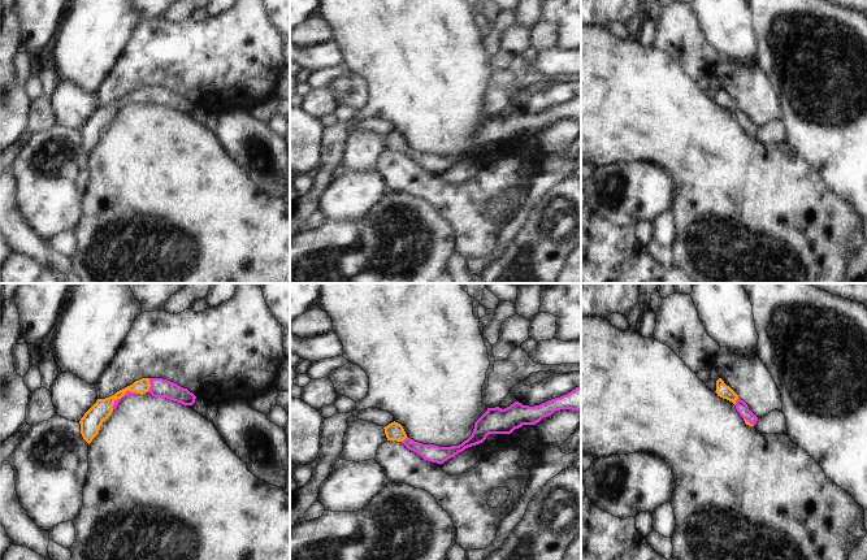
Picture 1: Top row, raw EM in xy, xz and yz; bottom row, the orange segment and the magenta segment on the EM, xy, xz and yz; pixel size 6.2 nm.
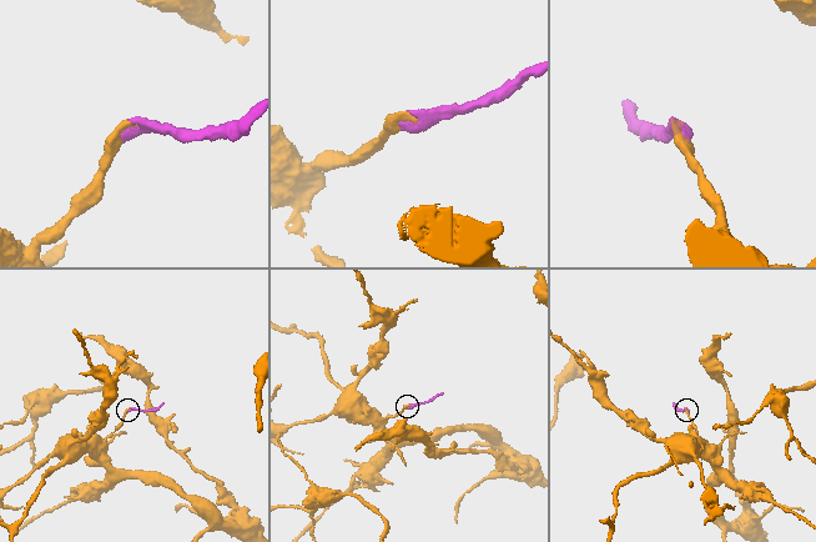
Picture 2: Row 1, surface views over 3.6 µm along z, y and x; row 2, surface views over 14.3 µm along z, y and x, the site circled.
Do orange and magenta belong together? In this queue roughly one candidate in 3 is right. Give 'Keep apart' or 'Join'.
Join

